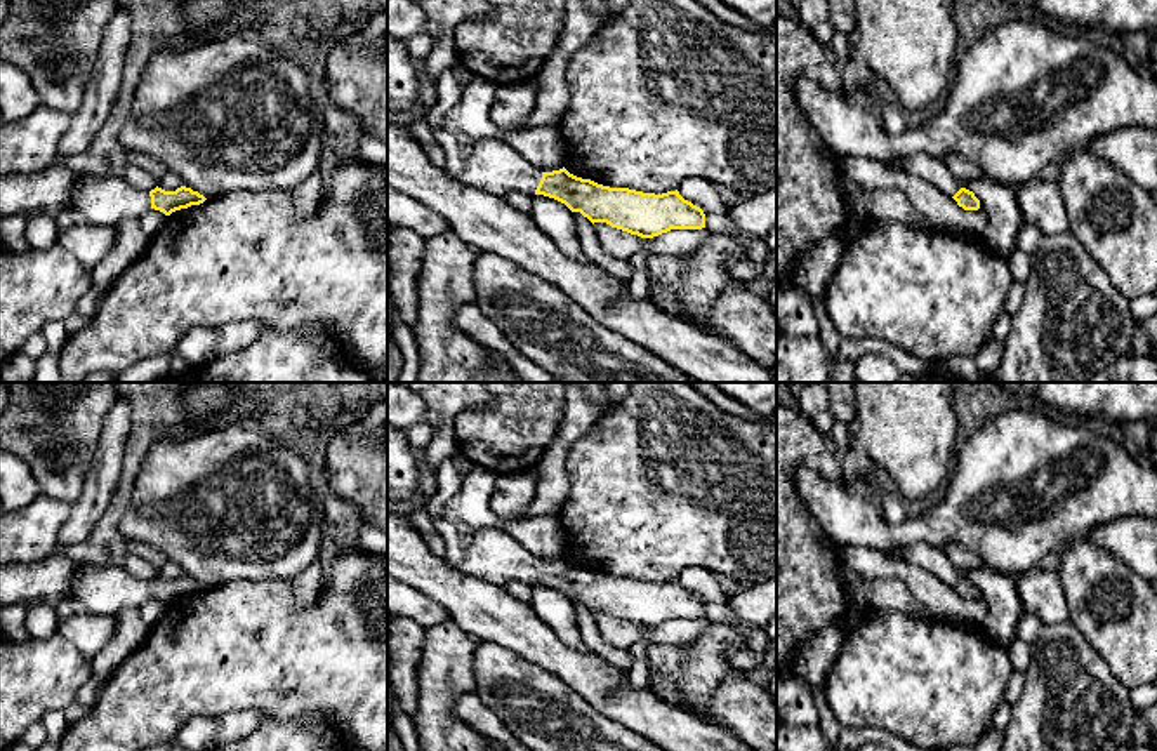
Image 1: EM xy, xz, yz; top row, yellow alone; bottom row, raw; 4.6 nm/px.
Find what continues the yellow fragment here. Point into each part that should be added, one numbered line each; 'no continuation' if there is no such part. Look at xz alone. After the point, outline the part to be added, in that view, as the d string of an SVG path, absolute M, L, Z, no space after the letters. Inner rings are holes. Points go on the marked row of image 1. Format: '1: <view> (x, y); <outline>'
1: xz (494, 166); M483 137L476 139L471 155L464 156L457 179L492 195L506 196L509 191L519 191L533 196L542 170L511 144L497 137Z

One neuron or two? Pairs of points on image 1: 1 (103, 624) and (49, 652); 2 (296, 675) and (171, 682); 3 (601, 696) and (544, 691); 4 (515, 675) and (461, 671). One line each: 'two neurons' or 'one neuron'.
1: two neurons
2: one neuron
3: two neurons
4: two neurons

